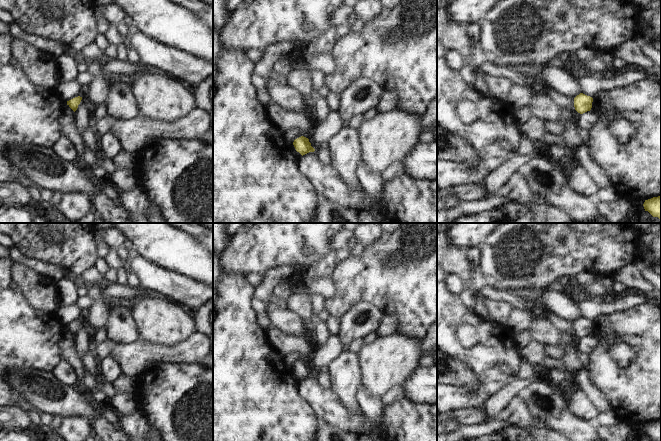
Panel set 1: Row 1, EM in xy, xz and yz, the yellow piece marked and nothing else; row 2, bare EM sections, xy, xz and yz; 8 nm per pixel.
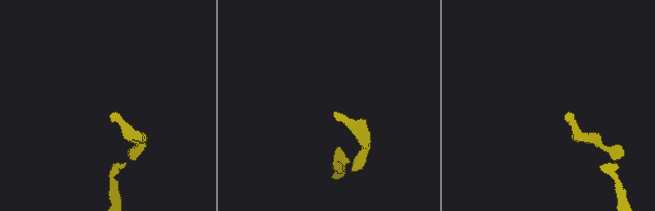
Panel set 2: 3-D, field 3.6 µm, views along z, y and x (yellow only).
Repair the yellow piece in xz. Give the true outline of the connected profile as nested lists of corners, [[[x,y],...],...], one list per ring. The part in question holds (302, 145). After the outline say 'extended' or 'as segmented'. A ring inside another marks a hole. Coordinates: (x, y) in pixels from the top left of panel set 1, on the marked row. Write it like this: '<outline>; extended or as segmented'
[[[301,136],[294,140],[293,145],[297,152],[299,152],[302,156],[309,153],[314,152],[315,149],[311,146],[309,139]]]; as segmented

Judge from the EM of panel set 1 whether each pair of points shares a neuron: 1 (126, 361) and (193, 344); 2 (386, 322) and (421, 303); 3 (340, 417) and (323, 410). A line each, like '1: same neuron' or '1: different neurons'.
1: same neuron
2: different neurons
3: same neuron

